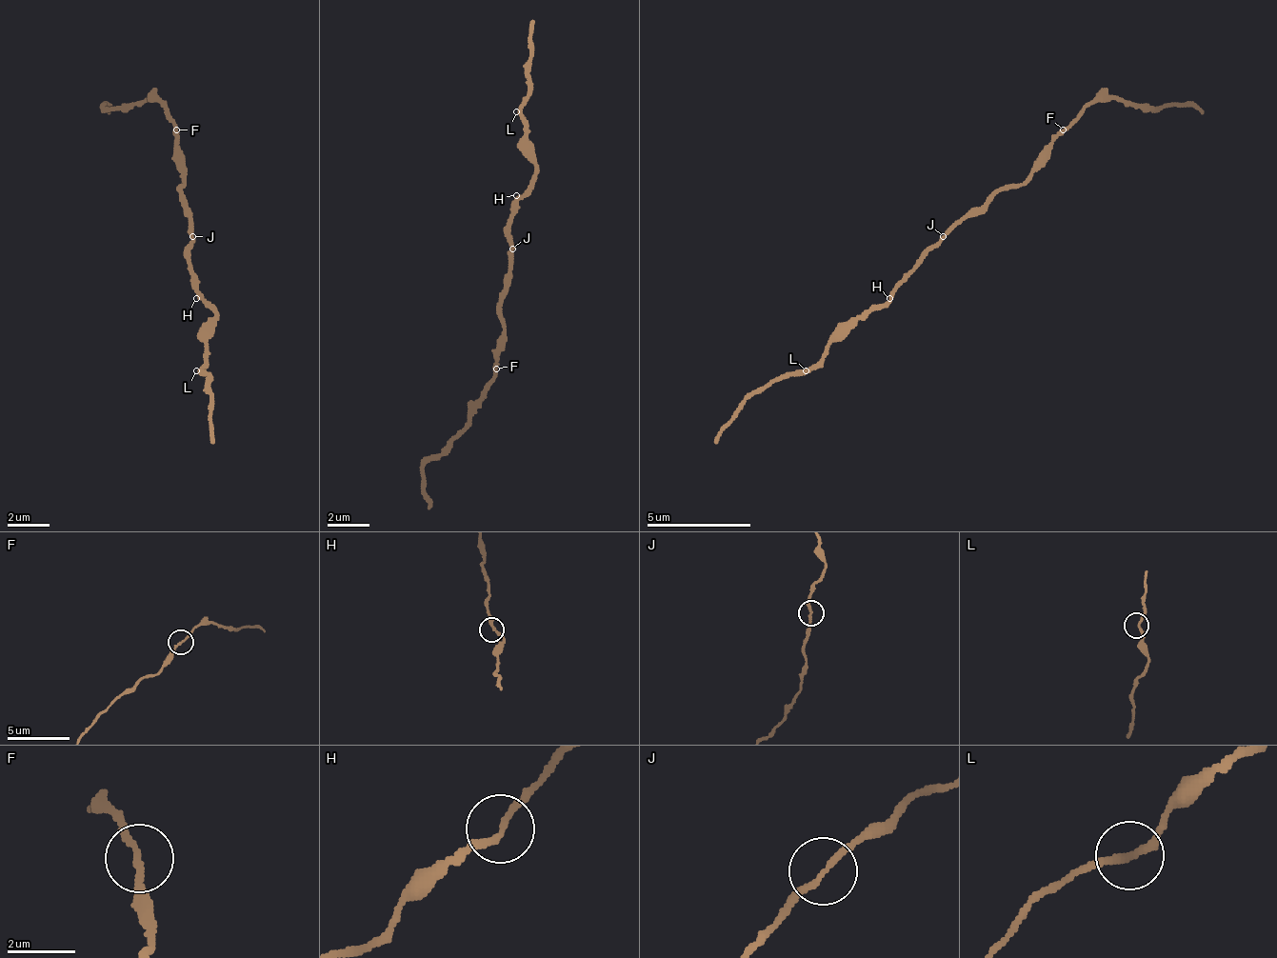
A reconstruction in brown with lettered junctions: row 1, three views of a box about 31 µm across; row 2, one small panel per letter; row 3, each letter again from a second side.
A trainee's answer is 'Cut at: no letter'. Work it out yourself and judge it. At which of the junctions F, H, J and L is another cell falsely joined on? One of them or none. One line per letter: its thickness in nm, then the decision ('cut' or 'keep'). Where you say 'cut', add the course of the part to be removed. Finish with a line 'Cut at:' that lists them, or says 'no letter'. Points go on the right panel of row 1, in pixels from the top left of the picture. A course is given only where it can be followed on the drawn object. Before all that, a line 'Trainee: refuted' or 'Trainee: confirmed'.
Trainee: refuted
F: 150 nm | cut | (1061, 130), (1108, 100), (1191, 105), (1202, 110)
H: 200 nm | keep
J: 180 nm | keep
L: 190 nm | keep
Cut at: F

